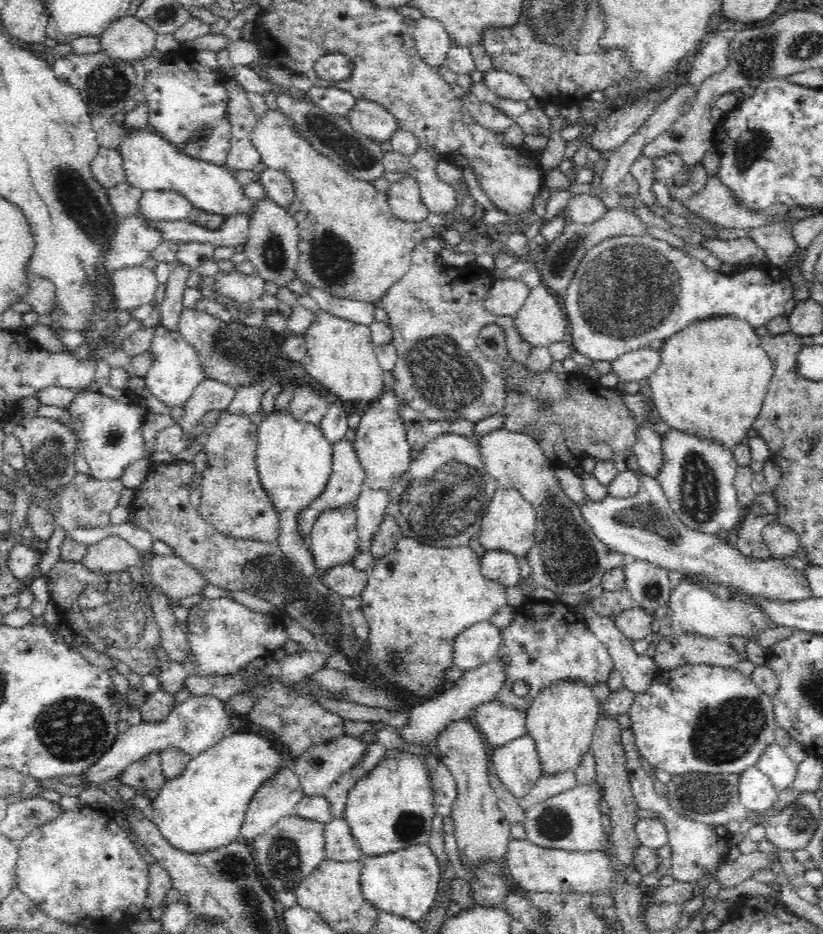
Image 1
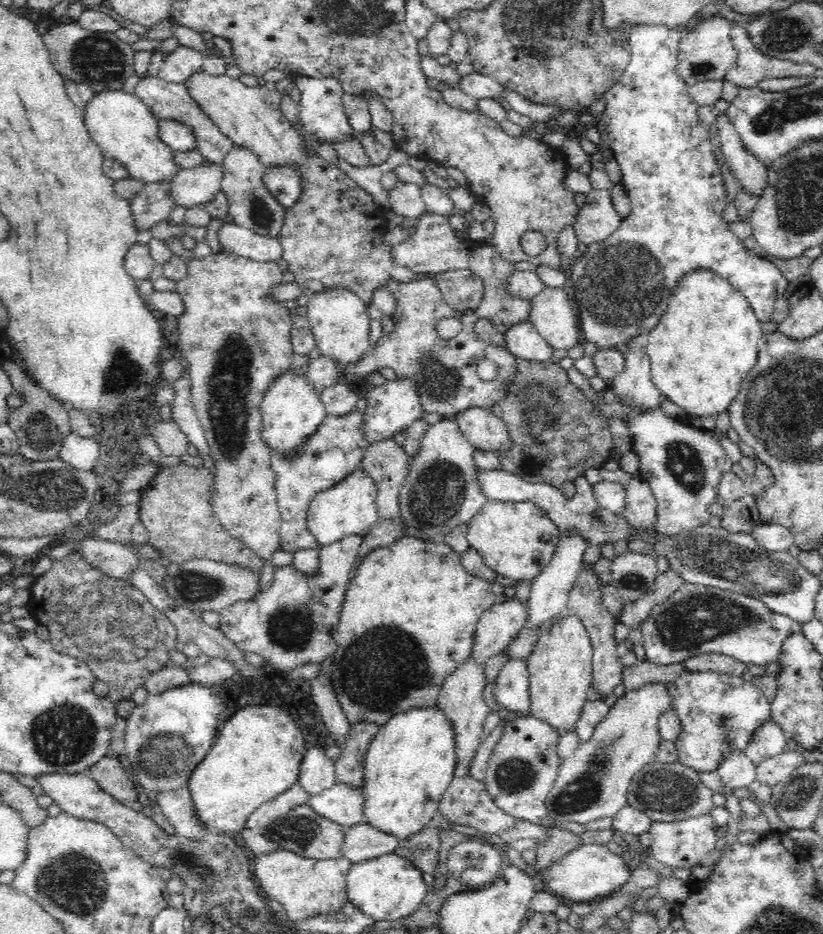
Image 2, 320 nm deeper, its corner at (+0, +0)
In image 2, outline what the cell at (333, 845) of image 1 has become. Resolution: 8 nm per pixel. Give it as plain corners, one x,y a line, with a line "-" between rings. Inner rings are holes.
358,823
345,828
342,836
341,856
359,863
394,853
399,840
383,834
368,823

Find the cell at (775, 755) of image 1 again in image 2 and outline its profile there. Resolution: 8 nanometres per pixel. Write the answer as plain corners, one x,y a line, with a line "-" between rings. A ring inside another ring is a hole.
768,720
762,727
754,732
754,738
745,748
745,755
756,765
760,765
764,760
772,758
786,750
784,731
773,720

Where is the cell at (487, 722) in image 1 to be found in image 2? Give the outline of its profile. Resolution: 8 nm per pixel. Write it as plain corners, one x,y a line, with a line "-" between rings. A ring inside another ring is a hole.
508,661
496,676
493,694
509,718
528,715
531,701
527,662

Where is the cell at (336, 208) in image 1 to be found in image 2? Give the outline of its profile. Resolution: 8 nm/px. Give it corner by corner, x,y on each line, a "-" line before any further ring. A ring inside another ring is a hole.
203,72
192,74
184,83
190,89
190,95
236,146
250,150
266,168
286,167
298,173
302,194
294,206
285,210
284,227
278,236
282,245
282,256
286,259
288,269
294,274
296,284
302,288
309,288
314,293
344,289
354,293
362,303
369,306
373,302
375,291
387,288
391,281
403,283
416,278
409,268
394,259
393,247
386,244
384,235
387,226
383,221
384,210
374,202
374,196
368,194
364,188
360,188
346,172
320,158
311,146
307,146
306,139
298,131
297,124
282,114
280,102
284,92
269,86
246,86
240,78
228,75
208,76

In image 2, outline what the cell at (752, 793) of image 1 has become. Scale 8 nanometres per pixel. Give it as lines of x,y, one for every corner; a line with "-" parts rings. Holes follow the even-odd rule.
744,751
728,754
717,772
729,789
748,788
757,780
757,765
745,755

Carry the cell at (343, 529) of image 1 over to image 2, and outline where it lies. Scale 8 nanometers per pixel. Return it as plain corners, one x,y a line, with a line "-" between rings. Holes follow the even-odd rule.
362,468
354,470
332,488
317,493
309,504
307,527
319,547
330,546
354,533
365,536
377,520
377,486

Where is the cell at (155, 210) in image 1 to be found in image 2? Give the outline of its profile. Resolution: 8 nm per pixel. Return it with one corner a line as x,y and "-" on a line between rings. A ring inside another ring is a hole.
209,162
204,167
184,169
170,183
170,199
175,206
190,210
210,201
221,190
222,166

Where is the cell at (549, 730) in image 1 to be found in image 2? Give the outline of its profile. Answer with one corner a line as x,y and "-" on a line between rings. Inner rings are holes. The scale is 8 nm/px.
571,612
566,618
560,618
555,623
555,626
552,626
548,633
544,634
543,638
537,643
534,654
527,661
527,670
529,673
531,701
529,714
549,724
551,730
559,736
575,730
588,700
589,689
592,688
593,647
582,621

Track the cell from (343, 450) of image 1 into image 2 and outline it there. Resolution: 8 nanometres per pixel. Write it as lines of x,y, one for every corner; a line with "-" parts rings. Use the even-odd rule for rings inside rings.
352,410
348,416
336,418
327,414
321,428
308,440
308,444
298,452
296,458
286,460
272,452
272,469
276,471
276,493
282,515
280,526
280,548
284,552
295,554
298,550
319,548
314,536
307,527
309,504
317,493
322,492
344,480
354,470
361,468
369,443
364,439
363,413

